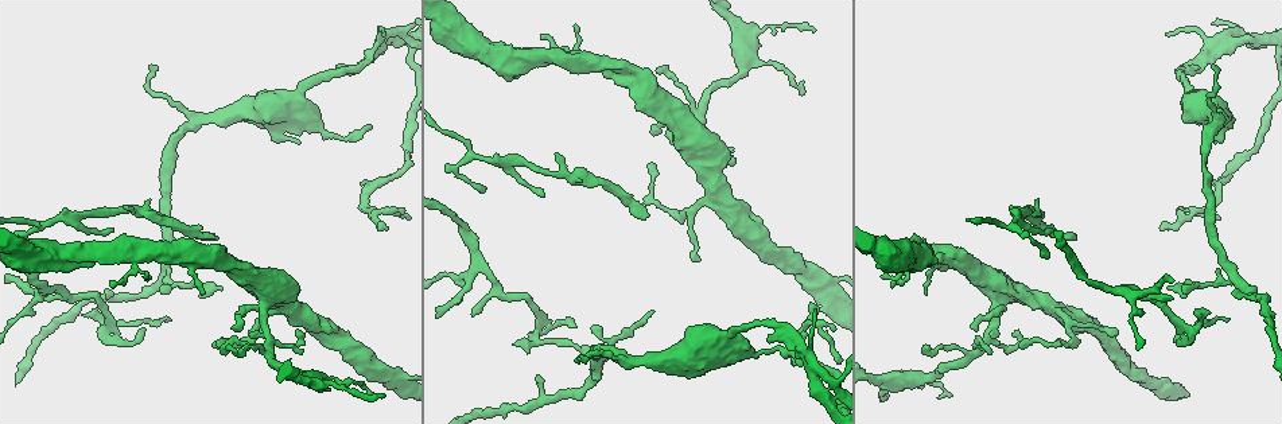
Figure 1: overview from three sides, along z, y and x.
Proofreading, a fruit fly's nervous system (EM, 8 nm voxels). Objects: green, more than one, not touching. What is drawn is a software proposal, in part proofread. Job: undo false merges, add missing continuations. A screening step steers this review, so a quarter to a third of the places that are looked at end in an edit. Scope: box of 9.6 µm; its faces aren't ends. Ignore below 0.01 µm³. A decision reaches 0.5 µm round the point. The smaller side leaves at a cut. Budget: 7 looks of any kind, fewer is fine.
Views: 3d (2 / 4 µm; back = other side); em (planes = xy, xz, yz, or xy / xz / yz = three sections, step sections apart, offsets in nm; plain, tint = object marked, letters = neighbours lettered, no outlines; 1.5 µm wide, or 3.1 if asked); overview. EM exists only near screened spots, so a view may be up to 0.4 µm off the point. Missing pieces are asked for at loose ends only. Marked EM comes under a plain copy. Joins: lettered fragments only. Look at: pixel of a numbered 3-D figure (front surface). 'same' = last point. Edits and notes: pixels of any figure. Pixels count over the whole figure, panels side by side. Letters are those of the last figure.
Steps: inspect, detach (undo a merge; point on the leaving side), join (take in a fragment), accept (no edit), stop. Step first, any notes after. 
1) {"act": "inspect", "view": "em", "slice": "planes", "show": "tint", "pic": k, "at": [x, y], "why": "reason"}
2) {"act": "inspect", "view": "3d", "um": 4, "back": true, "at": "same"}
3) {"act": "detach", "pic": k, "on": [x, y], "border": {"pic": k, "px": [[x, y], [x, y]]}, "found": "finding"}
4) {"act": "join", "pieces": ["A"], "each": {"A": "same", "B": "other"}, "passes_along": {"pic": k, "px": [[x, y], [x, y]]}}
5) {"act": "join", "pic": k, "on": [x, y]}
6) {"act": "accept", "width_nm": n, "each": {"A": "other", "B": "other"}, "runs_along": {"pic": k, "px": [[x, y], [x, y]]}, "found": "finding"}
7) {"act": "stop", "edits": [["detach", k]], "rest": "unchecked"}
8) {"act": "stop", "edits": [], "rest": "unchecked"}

{"act": "inspect", "view": "em", "slice": "planes", "show": "letters", "pic": 1, "at": [557, 155], "why": "an open end"}

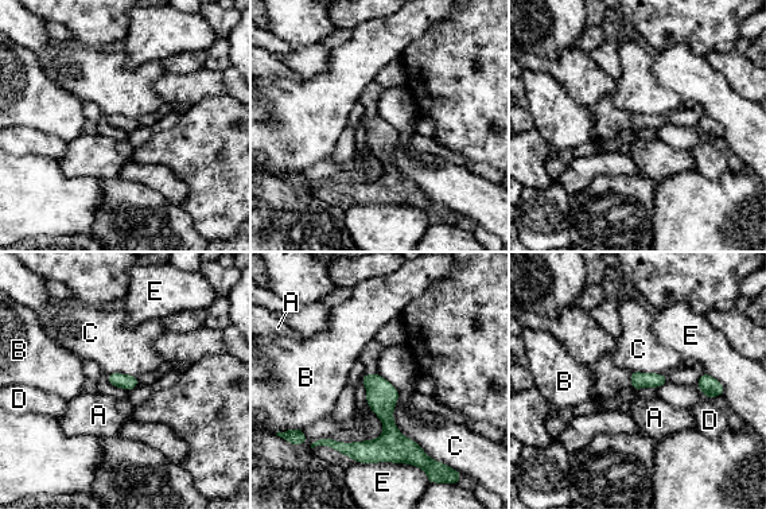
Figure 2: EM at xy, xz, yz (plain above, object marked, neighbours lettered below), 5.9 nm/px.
{"act": "accept", "each": {"A": "other", "B": "other", "C": "other", "D": "other", "E": "other"}, "runs_along": {"pic": 2, "px": [[366, 377], [381, 393], [399, 457]]}, "found": "none of them fits"}

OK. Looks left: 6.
{"act": "inspect", "view": "3d", "um": 4, "pic": 1, "at": [1071, 238], "why": "branch stops here"}

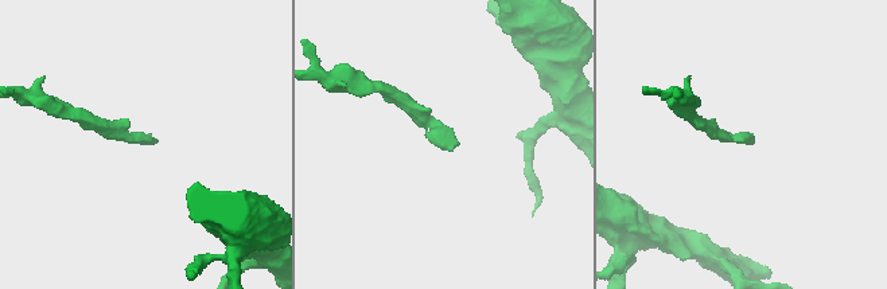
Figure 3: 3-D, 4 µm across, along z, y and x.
{"act": "inspect", "view": "em", "slice": "planes", "show": "letters", "pic": 3, "at": [153, 142]}

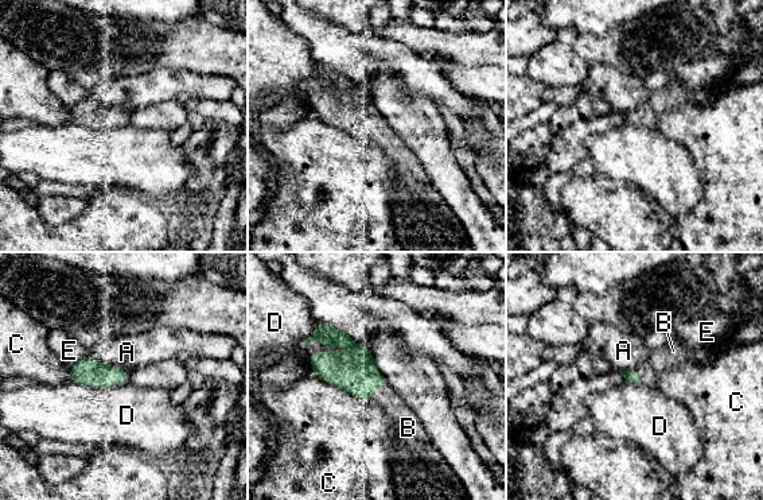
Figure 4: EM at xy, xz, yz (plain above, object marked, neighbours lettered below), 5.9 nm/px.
{"act": "join", "pieces": ["B"], "each": {"A": "other", "B": "same", "C": "other", "D": "other", "E": "other"}, "found": "the cell continues"}

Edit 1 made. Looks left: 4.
{"act": "inspect", "view": "overview"}

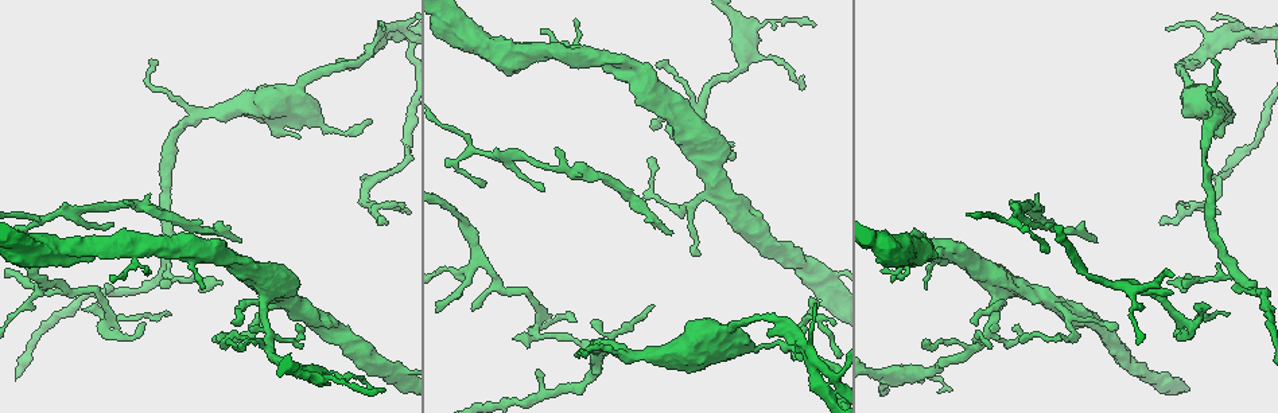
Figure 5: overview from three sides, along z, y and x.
{"act": "inspect", "view": "3d", "um": 4, "pic": 5, "at": [814, 22]}

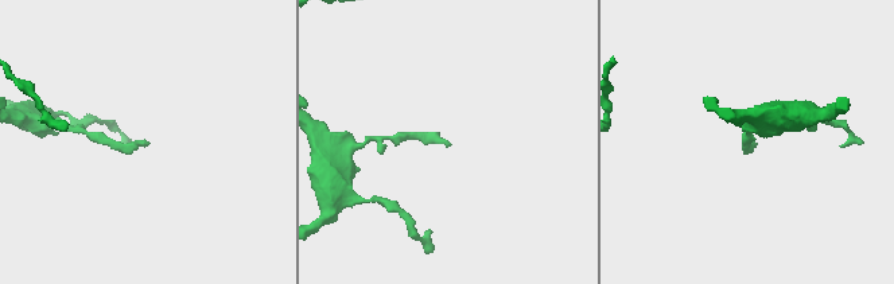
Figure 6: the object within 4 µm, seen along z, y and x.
{"act": "inspect", "view": "em", "slice": "planes", "show": "letters", "pic": 6, "at": [147, 145]}

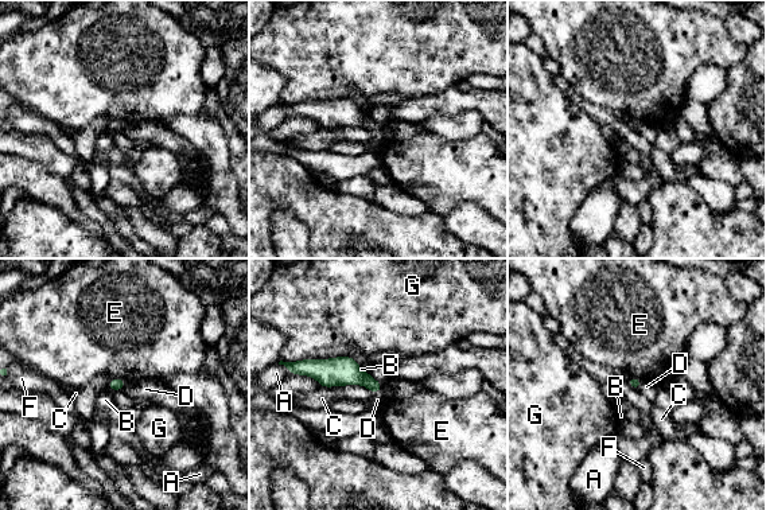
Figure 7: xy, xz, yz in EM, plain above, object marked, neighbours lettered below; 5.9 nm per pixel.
{"act": "accept", "width_nm": 60, "each": {"A": "other", "B": "other", "C": "other", "D": "other", "E": "other", "F": "other", "G": "other"}, "runs_along": {"pic": 7, "px": [[300, 368], [347, 372], [377, 386]]}, "found": "none of them fits"}

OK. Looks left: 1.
{"act": "stop", "edits": [["join", 4]], "rest": "unchecked"}

